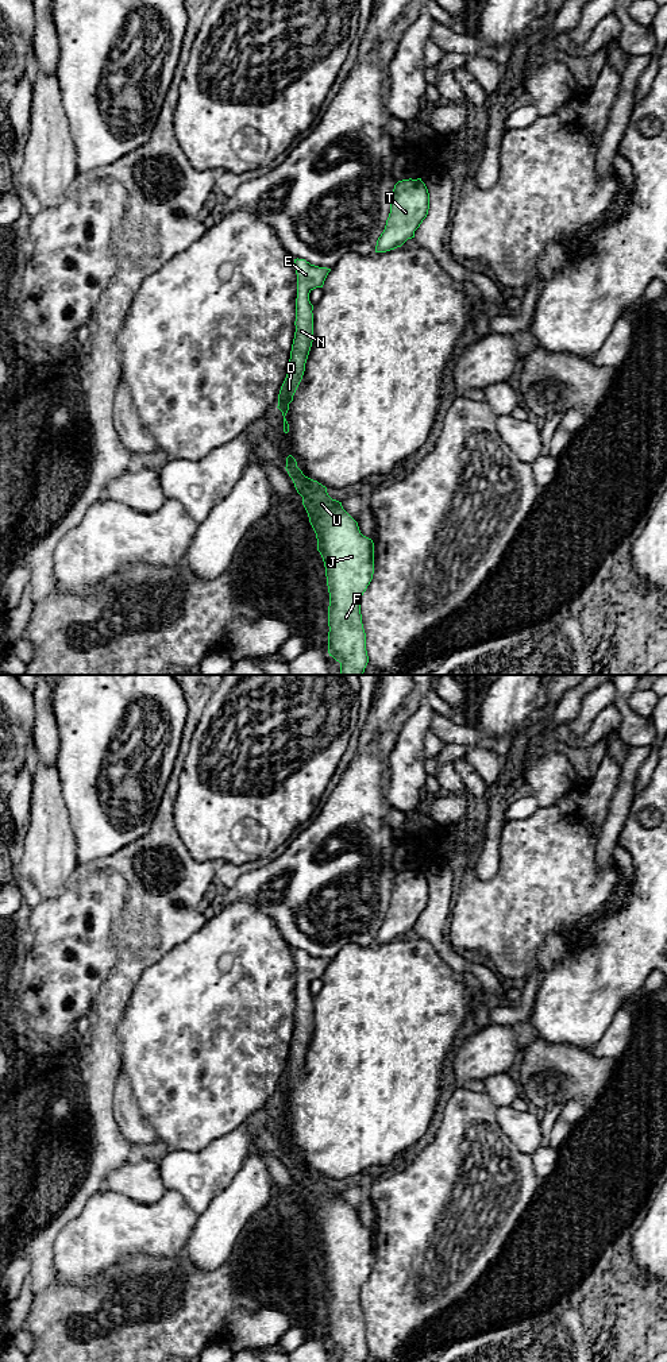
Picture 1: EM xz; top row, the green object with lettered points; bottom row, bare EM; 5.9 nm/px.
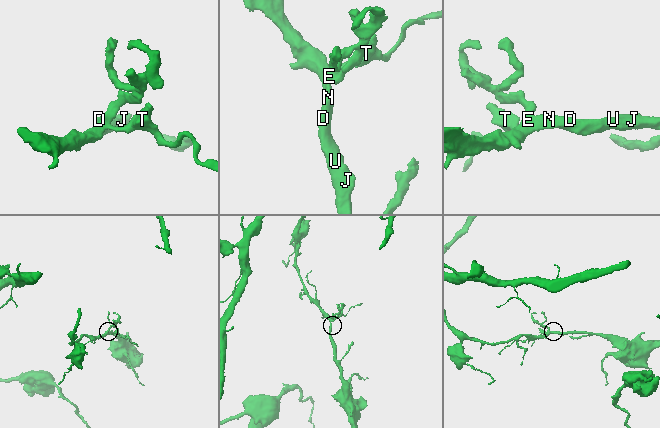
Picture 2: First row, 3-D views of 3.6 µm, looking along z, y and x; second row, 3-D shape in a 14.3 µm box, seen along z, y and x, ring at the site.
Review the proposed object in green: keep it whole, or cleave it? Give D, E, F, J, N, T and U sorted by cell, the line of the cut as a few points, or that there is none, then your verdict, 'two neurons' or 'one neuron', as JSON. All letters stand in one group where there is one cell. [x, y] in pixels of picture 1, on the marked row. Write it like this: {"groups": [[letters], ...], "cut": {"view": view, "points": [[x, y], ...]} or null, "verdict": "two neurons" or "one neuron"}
{"groups": [["D", "E", "F", "J", "N", "T", "U"]], "cut": null, "verdict": "one neuron"}

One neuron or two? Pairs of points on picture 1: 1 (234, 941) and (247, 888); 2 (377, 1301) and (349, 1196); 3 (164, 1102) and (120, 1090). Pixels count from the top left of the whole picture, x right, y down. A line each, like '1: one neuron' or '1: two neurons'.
1: two neurons
2: two neurons
3: two neurons

